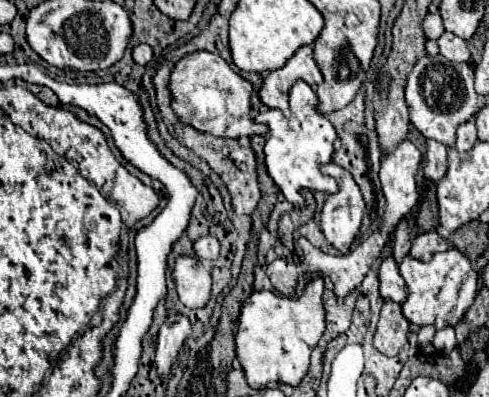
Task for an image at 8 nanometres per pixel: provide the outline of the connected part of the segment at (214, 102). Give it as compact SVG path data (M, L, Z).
M195 51L179 59L171 71L167 89L171 97L171 109L177 115L177 119L197 131L231 139L263 135L267 131L265 125L259 125L249 117L251 111L249 97L253 91L251 83L245 81L241 75L237 75L215 53Z

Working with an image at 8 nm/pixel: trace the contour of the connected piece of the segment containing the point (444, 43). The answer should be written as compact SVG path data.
M445 31L445 33L437 39L437 43L439 43L439 53L441 53L443 57L447 57L449 61L467 63L467 61L471 59L471 53L469 53L469 49L467 49L465 39L461 39L461 37L457 37L457 35L449 33L449 31Z

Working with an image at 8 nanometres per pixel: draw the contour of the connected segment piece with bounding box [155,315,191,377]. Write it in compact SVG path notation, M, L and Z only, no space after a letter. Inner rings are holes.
M177 315L175 321L165 321L159 329L159 339L157 339L157 355L155 355L155 363L157 363L157 371L163 377L165 373L169 373L183 341L189 337L191 333L191 323L189 317L185 315Z

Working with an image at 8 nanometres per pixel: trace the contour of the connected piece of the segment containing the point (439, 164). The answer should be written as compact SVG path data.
M427 139L427 153L423 161L423 173L431 181L439 181L447 171L447 147L435 139Z

